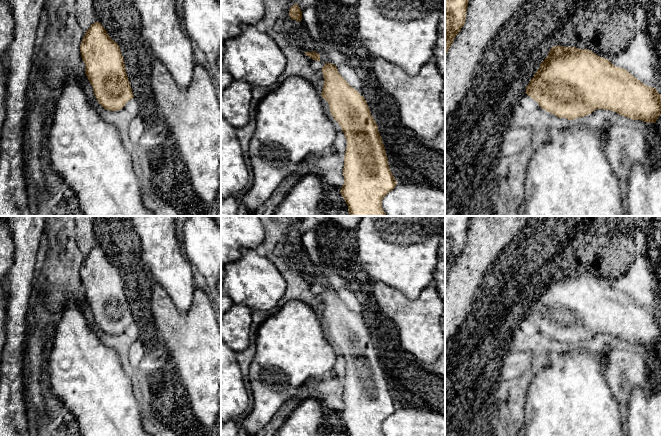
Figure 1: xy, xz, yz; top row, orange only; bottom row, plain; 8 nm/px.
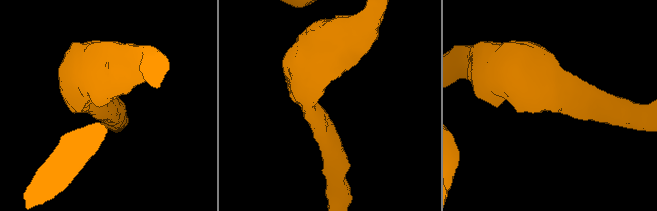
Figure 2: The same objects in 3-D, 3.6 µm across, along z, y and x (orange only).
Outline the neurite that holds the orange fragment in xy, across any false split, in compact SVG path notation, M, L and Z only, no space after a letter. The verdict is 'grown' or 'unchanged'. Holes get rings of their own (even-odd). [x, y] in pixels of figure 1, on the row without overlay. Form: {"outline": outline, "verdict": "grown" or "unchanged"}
{"outline": "M95 246L86 255L80 268L80 277L86 290L85 298L93 311L98 327L104 333L118 335L134 322L120 271L109 261L100 246Z", "verdict": "unchanged"}

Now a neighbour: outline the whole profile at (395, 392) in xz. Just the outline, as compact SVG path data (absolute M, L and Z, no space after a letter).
M389 376L389 379L387 382L388 382L388 388L389 388L390 394L392 396L395 404L397 406L402 406L402 404L404 402L404 399L402 398L403 395L401 394L400 388L396 384L394 378Z

